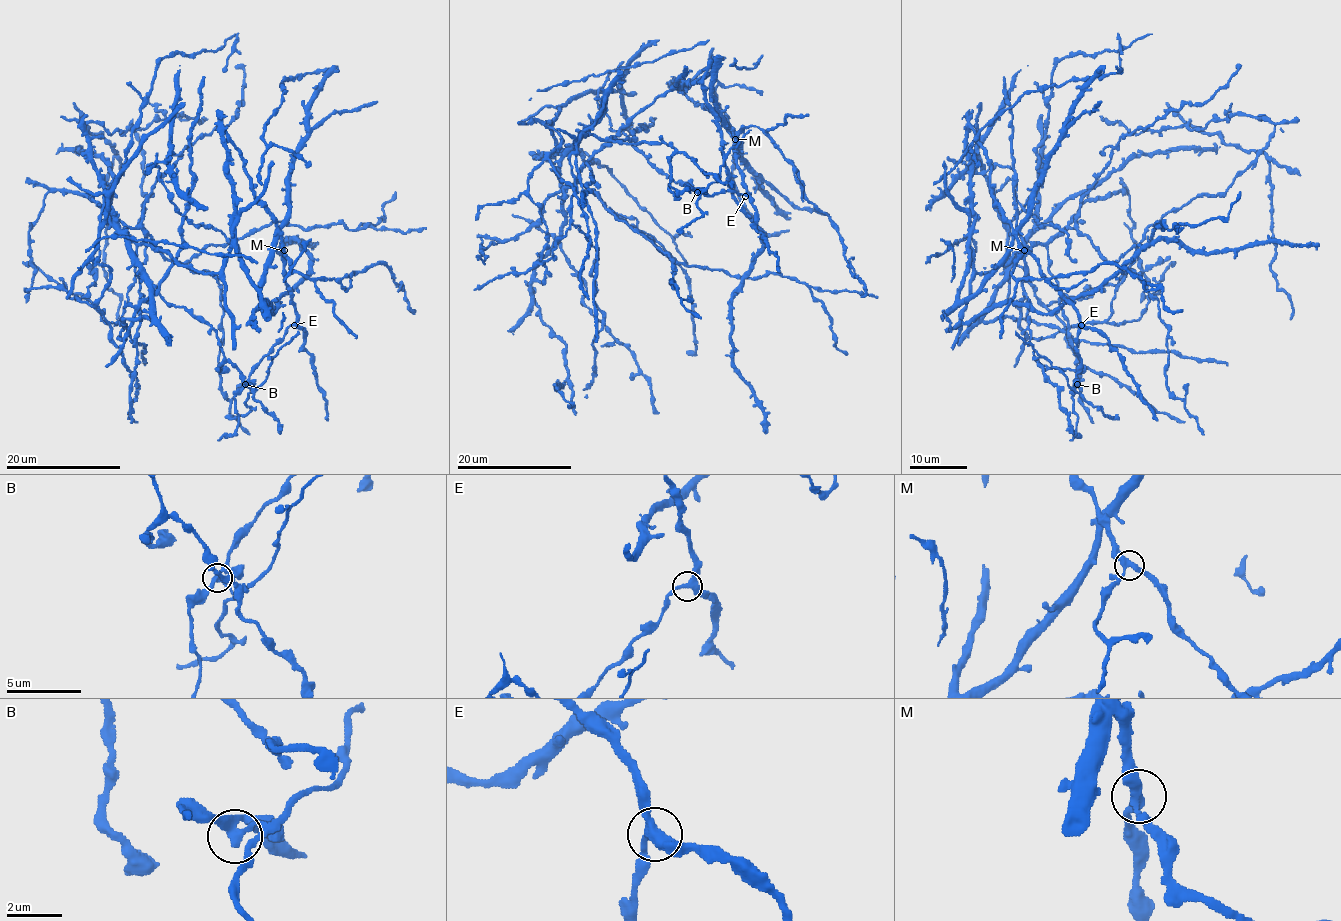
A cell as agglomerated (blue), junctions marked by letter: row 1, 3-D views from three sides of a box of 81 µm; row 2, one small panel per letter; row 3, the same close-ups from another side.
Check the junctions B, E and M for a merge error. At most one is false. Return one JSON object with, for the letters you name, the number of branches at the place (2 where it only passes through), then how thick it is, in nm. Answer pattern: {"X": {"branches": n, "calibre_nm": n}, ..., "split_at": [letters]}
{"B": {"branches": 3, "calibre_nm": 280}, "split_at": ["B"]}

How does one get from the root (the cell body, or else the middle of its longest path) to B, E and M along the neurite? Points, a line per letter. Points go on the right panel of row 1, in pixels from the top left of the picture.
B: (1057, 288), (1041, 245), (983, 273), (967, 248), (959, 299), (979, 290), (1014, 238), (1077, 312), (1077, 385)
E: (1057, 288), (1041, 245), (983, 273), (967, 248), (959, 299), (979, 290), (1014, 238), (1081, 325)
M: (1057, 288), (1041, 245), (983, 273), (967, 248), (959, 299), (979, 290), (1014, 238), (1024, 250)

